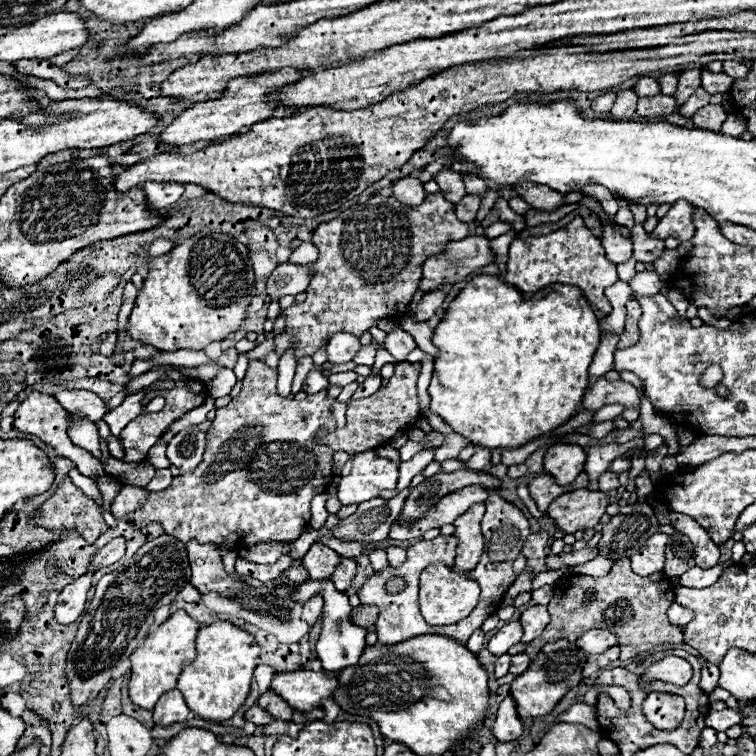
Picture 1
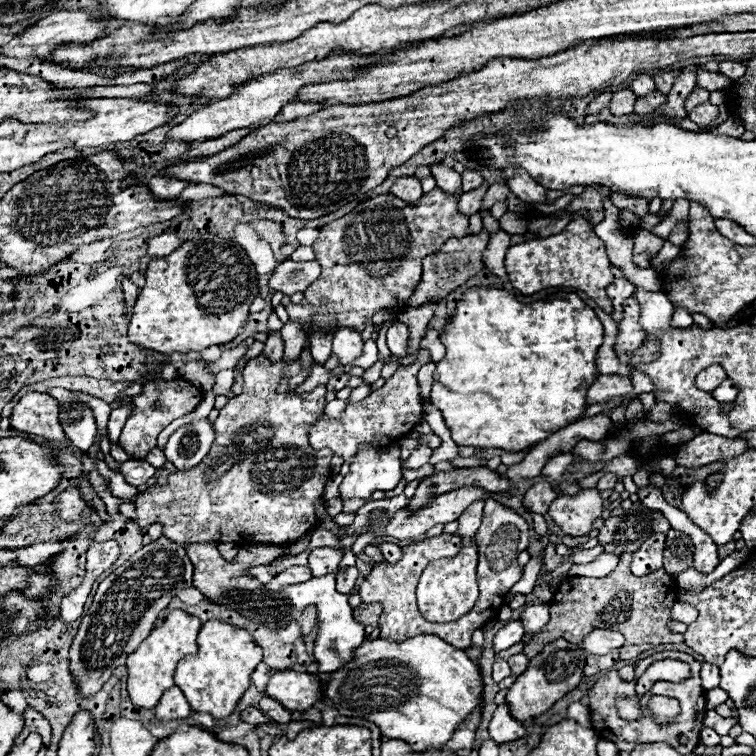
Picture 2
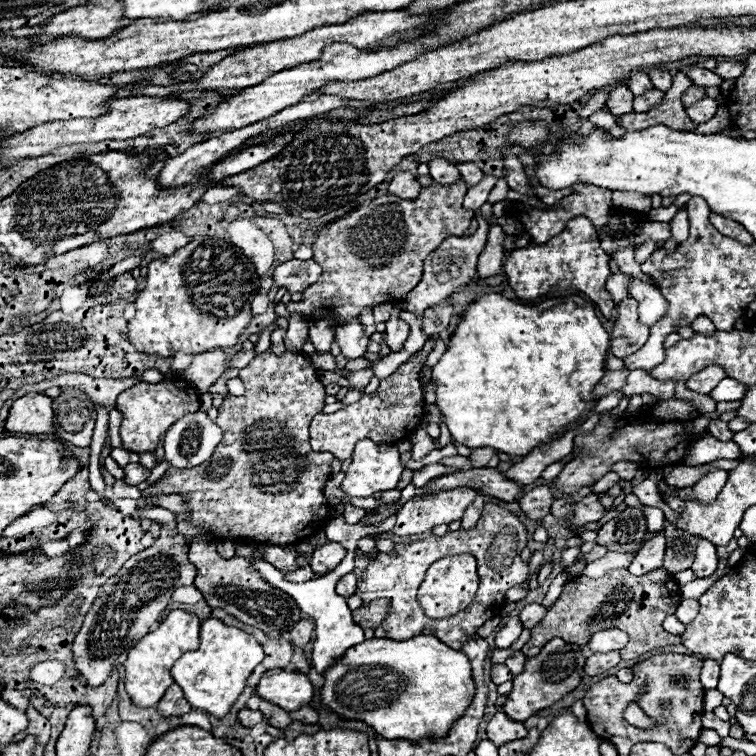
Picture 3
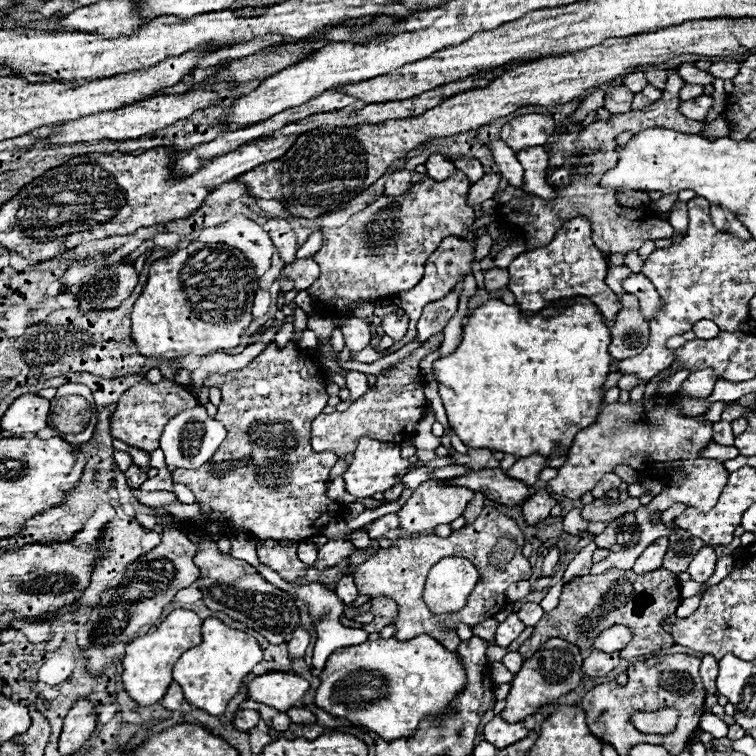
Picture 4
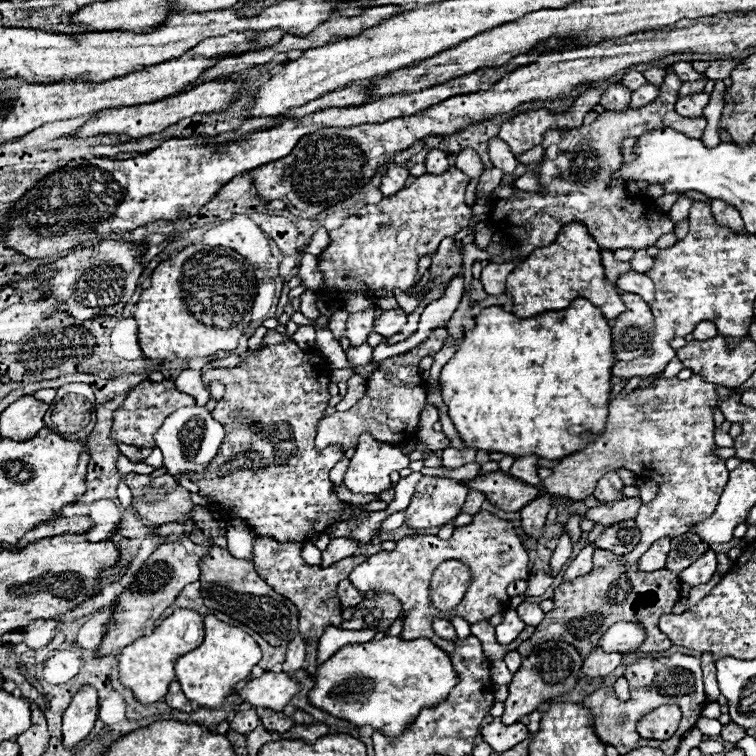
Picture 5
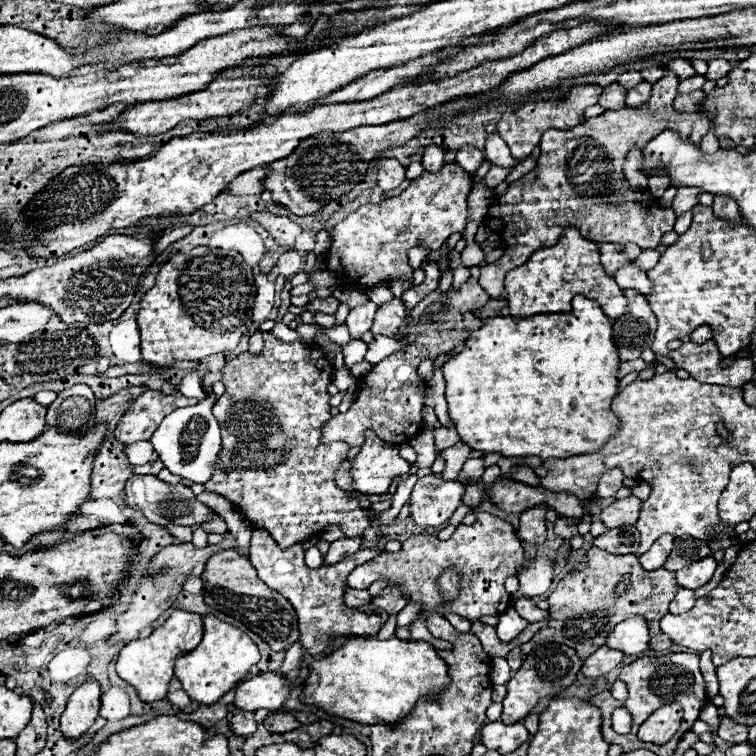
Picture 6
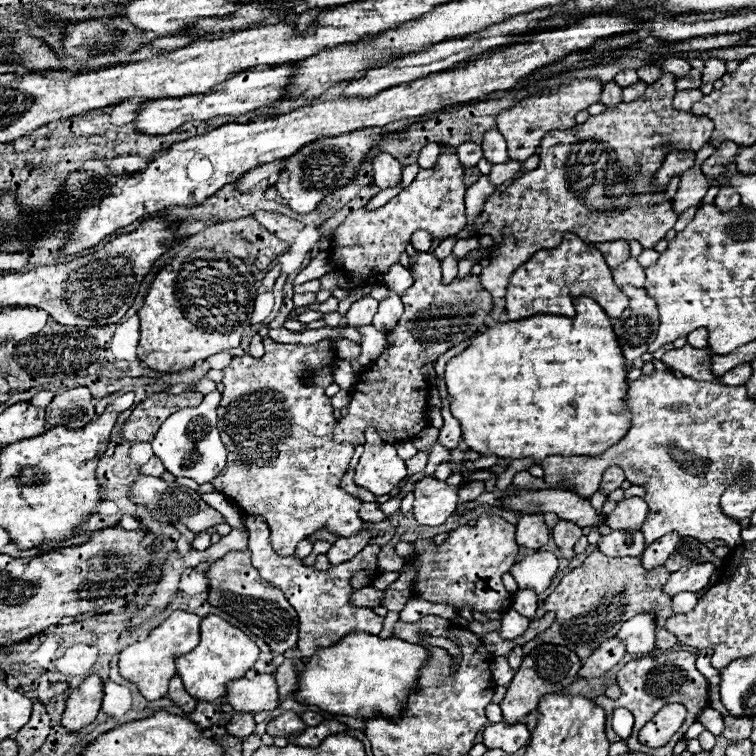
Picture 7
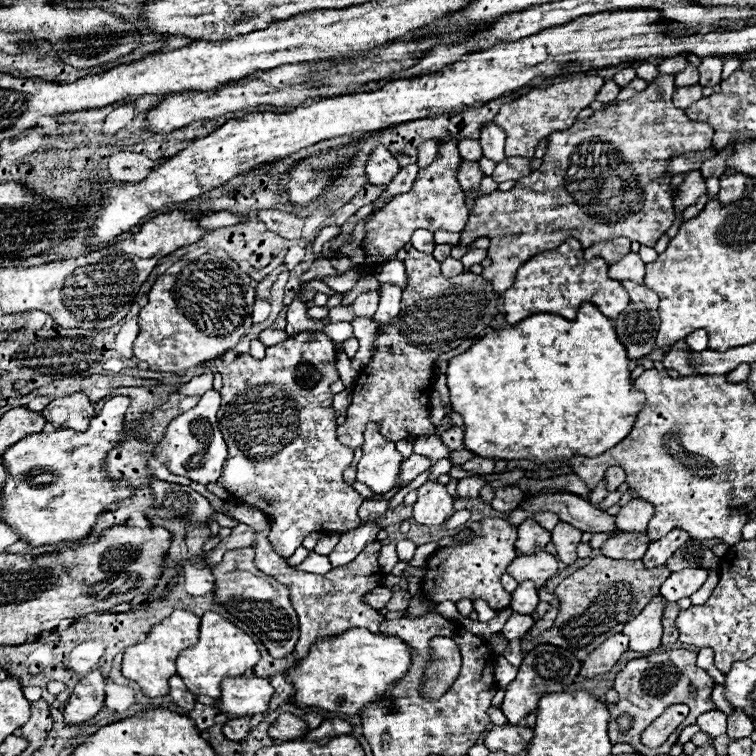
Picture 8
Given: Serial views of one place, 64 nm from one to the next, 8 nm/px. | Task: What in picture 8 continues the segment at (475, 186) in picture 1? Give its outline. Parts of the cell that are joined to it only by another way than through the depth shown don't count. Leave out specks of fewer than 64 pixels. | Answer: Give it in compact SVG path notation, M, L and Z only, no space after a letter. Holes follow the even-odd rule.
M470 138L460 140L458 152L460 152L462 160L468 160L468 162L478 162L482 158L482 148L480 148L478 140L470 140Z

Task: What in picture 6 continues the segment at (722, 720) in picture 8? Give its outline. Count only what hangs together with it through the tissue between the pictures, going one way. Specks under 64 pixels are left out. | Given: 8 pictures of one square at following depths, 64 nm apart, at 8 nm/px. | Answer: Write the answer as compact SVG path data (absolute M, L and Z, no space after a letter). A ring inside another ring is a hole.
M706 704L704 706L704 712L700 712L700 720L704 720L704 722L708 722L710 726L714 726L714 728L718 728L720 726L720 720L718 720L718 708L714 706L714 704Z

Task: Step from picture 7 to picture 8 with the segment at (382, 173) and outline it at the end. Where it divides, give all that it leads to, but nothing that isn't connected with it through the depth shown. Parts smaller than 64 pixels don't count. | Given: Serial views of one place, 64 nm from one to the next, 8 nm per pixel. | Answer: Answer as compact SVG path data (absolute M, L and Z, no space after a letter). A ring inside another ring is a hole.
M378 146L370 158L368 158L368 164L366 164L366 172L368 172L368 180L370 184L376 184L376 186L388 186L394 176L398 174L400 166L396 162L396 158L384 148L384 146Z

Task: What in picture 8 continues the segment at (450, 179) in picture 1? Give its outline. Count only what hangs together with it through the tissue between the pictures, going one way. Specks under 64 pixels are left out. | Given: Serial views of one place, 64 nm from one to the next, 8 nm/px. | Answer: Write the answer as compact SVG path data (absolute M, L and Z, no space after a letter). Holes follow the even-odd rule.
M426 140L418 148L418 166L426 168L428 164L432 164L436 160L436 154L438 154L438 142L436 140Z

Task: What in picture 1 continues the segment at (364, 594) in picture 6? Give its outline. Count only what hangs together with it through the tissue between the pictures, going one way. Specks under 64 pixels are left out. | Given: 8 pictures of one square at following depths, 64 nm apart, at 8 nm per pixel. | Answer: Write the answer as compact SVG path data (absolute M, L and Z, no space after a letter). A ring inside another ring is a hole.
M340 556L340 564L334 568L334 574L330 576L330 580L334 582L334 586L340 592L344 592L344 590L350 588L354 574L356 574L356 558Z

